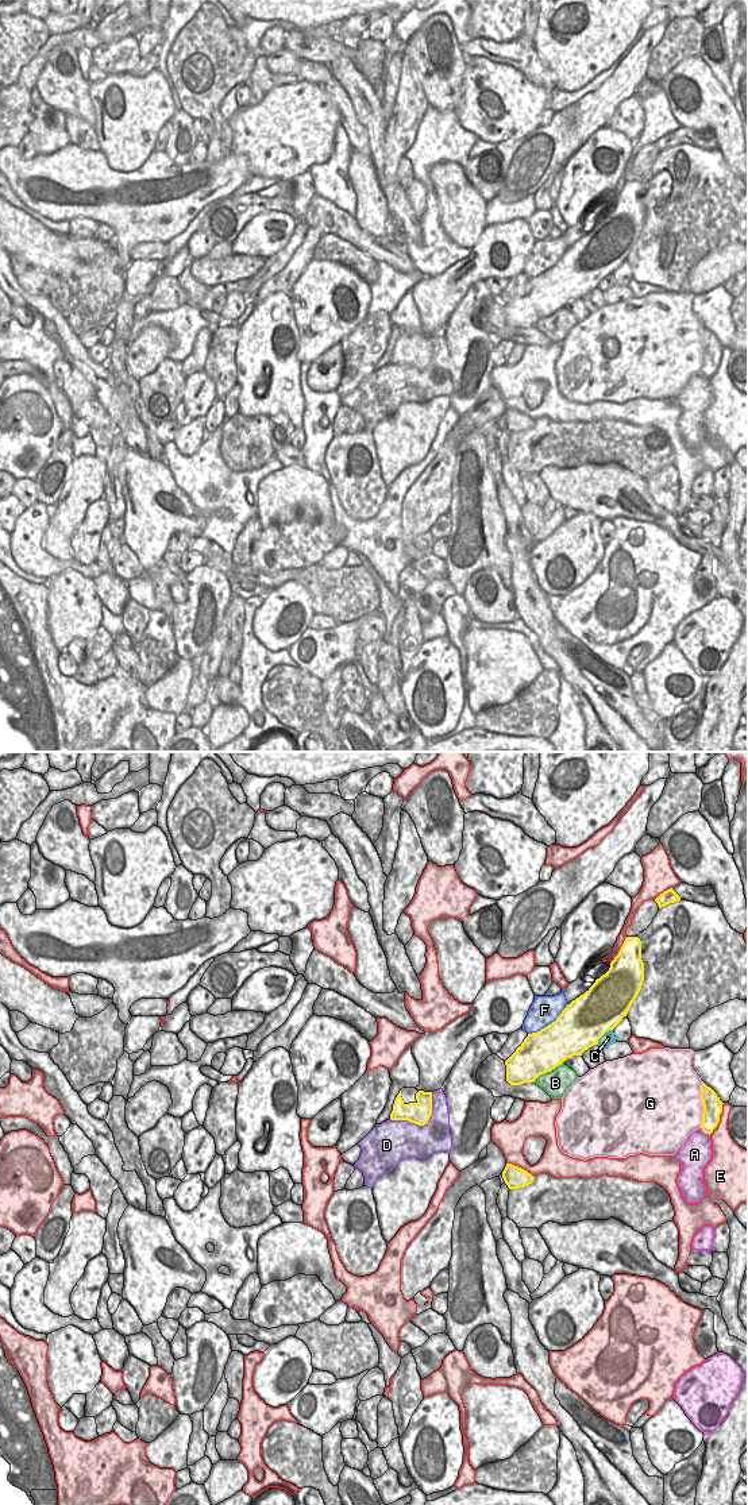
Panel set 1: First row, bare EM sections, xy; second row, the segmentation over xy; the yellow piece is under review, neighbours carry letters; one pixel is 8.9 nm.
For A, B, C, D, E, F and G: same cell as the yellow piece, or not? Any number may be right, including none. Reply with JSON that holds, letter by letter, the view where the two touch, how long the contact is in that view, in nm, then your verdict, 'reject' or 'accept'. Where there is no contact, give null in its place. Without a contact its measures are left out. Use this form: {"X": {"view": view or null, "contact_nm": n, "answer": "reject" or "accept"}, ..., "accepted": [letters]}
{"A": {"view": "xy", "contact_nm": 110, "answer": "reject"}, "B": {"view": "xy", "contact_nm": 320, "answer": "reject"}, "C": {"view": "xy", "contact_nm": 200, "answer": "reject"}, "D": {"view": "xy", "contact_nm": 460, "answer": "reject"}, "E": {"view": "xy", "contact_nm": 320, "answer": "reject"}, "F": {"view": "xy", "contact_nm": 440, "answer": "reject"}, "G": {"view": "xy", "contact_nm": 400, "answer": "reject"}, "accepted": []}

